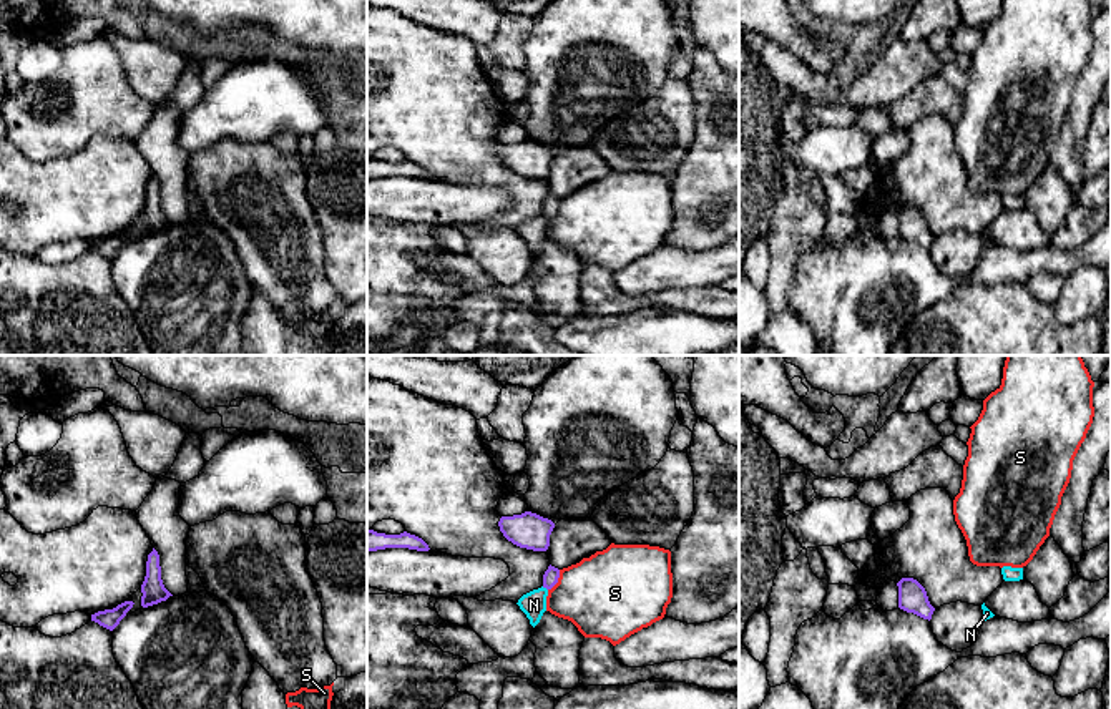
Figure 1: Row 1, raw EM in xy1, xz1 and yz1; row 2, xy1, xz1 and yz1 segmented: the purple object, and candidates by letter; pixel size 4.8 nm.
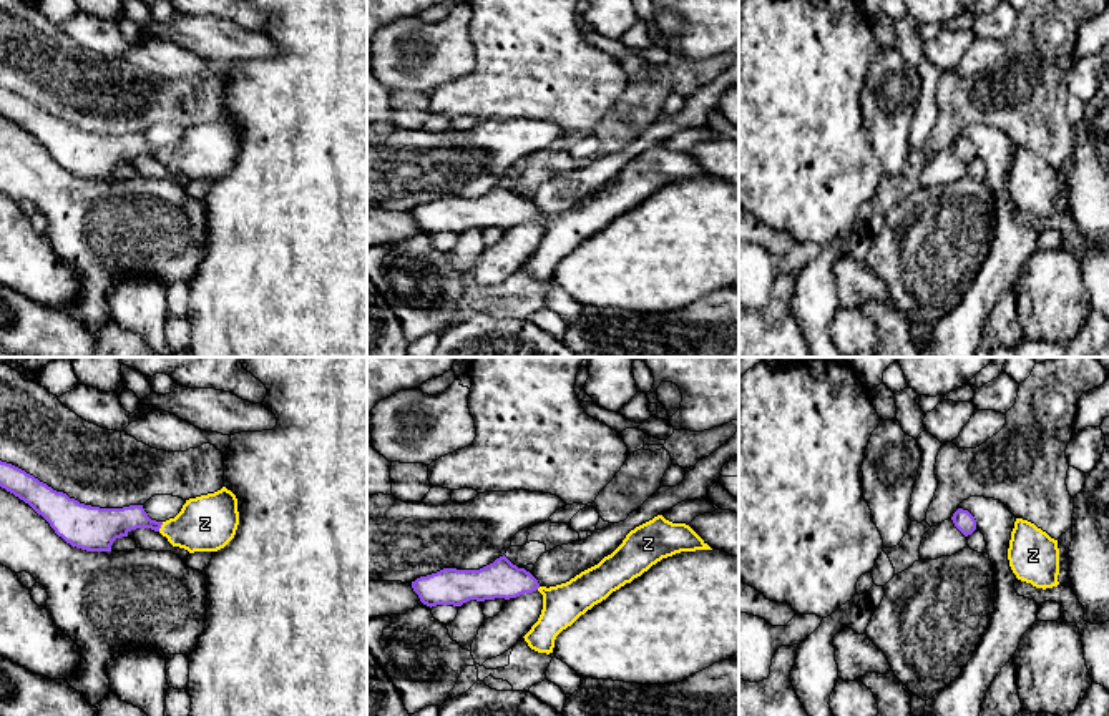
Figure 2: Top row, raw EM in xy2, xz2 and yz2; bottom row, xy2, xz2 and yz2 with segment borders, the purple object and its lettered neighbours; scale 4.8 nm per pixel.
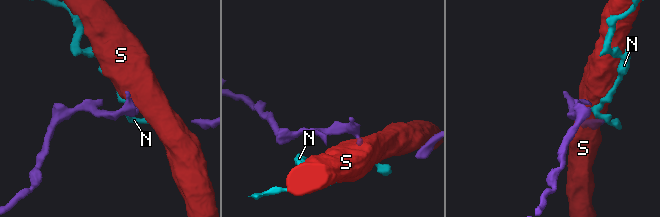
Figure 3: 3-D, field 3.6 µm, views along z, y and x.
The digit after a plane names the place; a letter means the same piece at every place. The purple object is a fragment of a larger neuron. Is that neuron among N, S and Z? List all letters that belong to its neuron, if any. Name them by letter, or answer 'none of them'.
Z

